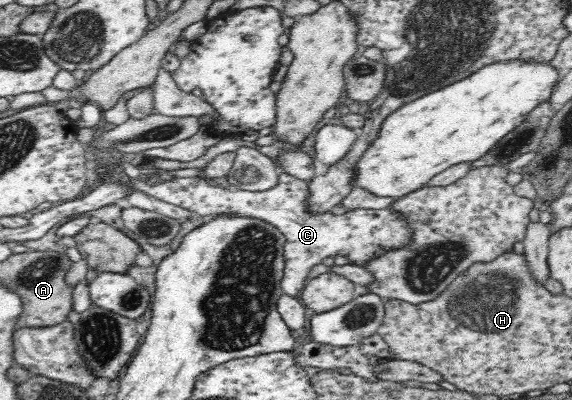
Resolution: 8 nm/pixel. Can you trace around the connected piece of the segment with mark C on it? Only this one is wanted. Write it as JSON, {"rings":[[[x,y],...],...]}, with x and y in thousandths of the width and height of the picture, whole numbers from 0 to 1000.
{"rings":[[[488,430],[488,460],[460,480],[404,478],[397,470],[371,465],[350,440],[337,445],[306,445],[297,453],[266,455],[252,443],[229,448],[238,475],[330,523],[336,535],[383,543],[437,543],[460,550],[490,575],[498,588],[498,670],[491,715],[495,735],[514,743],[533,715],[540,678],[561,660],[572,640],[603,640],[617,663],[636,665],[650,645],[661,643],[680,623],[696,623],[720,598],[712,553],[705,535],[682,520],[621,520],[596,540],[584,540],[579,528],[545,535],[538,528],[535,500],[540,485],[538,455],[523,450],[509,435]]]}

